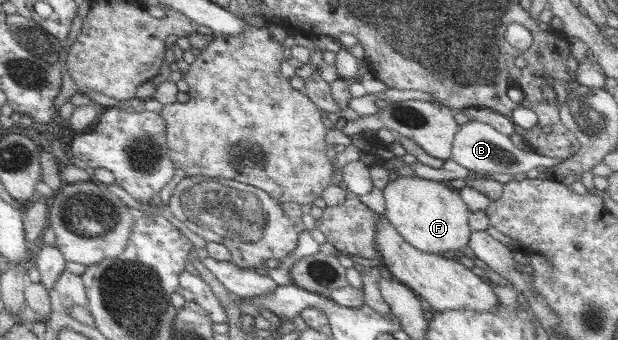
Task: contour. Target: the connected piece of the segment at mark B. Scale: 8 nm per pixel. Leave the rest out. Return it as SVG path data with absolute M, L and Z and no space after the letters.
M470 121L467 124L461 124L454 138L450 160L463 168L467 168L467 170L478 172L478 174L483 172L488 175L531 175L535 174L535 170L539 166L547 169L551 167L555 168L555 166L560 164L559 160L537 155L534 151L523 152L523 150L513 145L510 136L505 136L505 134L499 133L489 124L483 124L481 122Z

